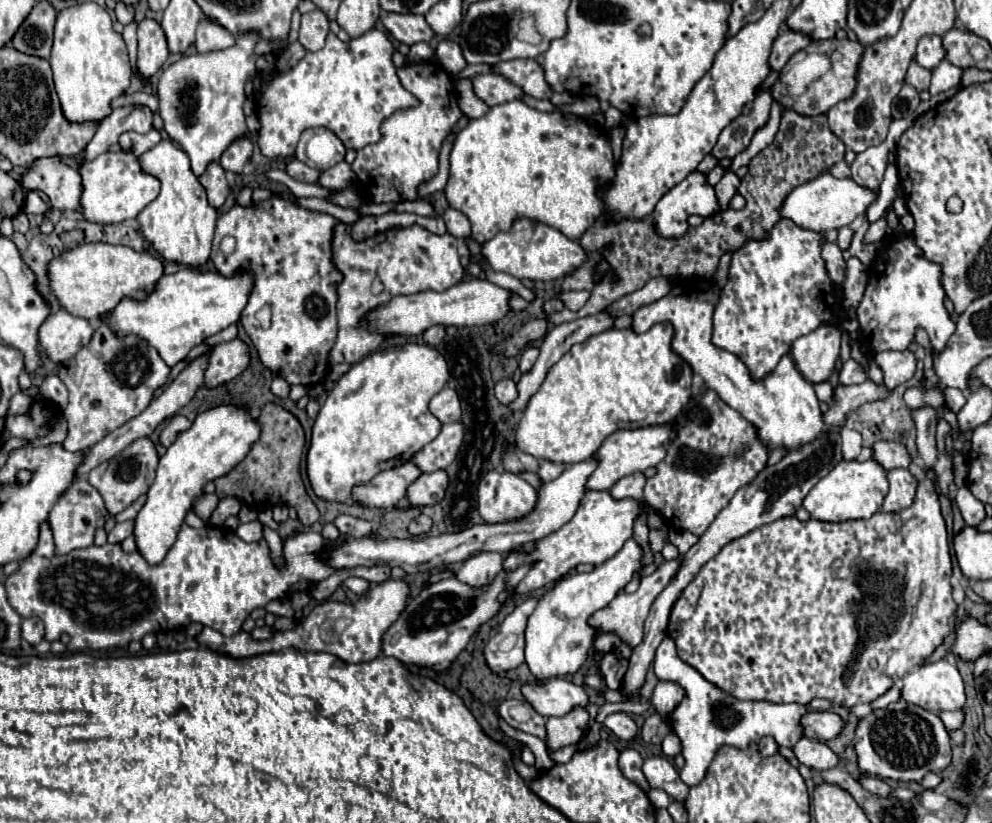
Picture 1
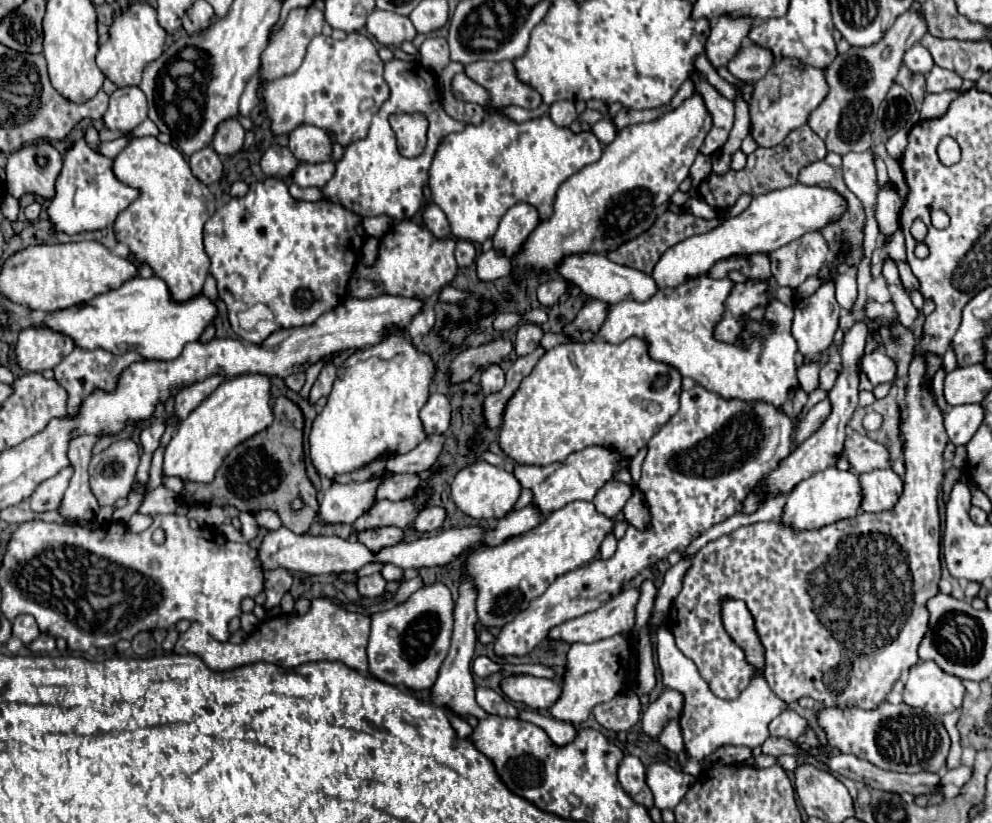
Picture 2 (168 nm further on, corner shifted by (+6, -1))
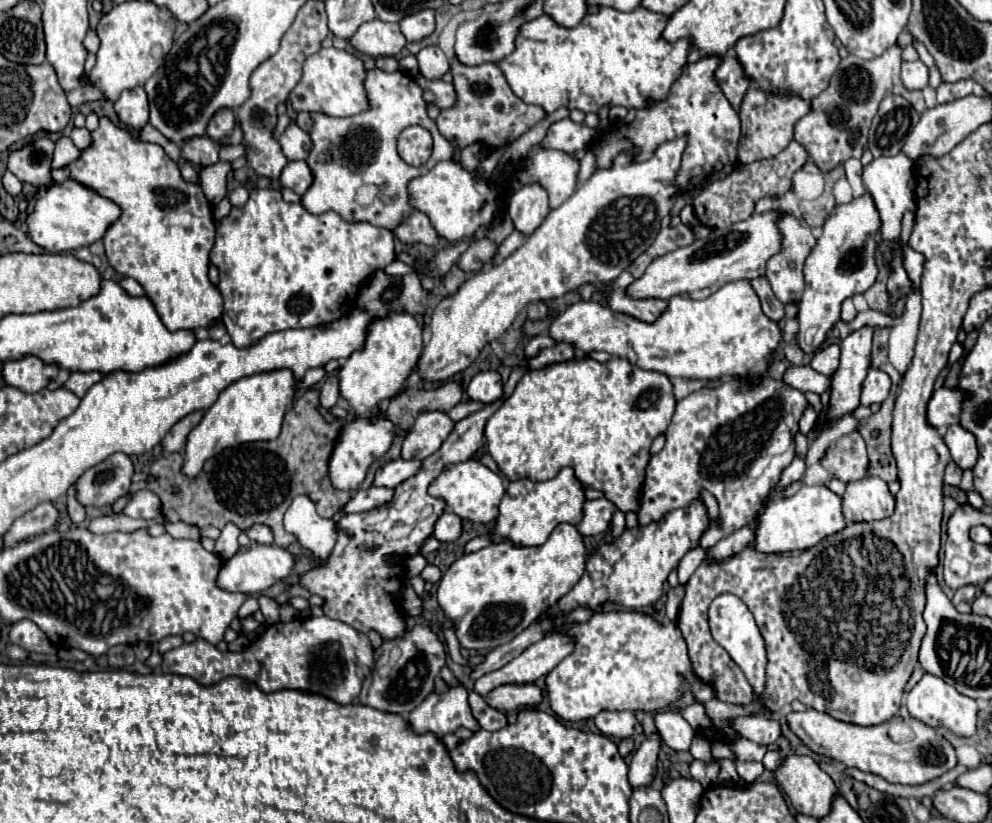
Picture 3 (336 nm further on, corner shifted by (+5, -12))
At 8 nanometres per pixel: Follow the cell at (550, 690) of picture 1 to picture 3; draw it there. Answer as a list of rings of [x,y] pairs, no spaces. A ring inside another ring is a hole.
[[[500,685],[492,689],[484,701],[498,711],[536,707],[542,701],[542,691],[536,685]]]

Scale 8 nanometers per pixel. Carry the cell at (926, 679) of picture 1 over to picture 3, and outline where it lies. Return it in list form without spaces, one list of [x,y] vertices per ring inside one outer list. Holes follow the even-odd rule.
[[[924,673],[924,677],[914,685],[914,689],[906,693],[906,707],[914,719],[920,719],[928,727],[946,727],[956,737],[972,737],[976,733],[976,701],[958,693],[952,685],[930,673]]]

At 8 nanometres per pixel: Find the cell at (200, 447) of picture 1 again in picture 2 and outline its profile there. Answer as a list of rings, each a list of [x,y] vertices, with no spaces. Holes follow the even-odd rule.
[[[241,374],[221,382],[221,386],[179,424],[165,448],[163,476],[177,476],[189,482],[213,482],[229,452],[273,422],[269,386],[269,378],[263,374]]]

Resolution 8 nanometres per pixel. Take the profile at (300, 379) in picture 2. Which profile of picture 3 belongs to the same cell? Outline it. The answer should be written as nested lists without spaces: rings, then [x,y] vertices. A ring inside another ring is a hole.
[[[324,367],[309,369],[303,379],[297,383],[297,389],[311,388],[318,383],[326,374]]]

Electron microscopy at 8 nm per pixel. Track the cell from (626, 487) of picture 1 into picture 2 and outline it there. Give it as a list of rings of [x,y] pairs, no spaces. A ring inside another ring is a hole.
[[[611,480],[597,492],[597,496],[593,498],[593,504],[597,512],[609,518],[615,518],[623,510],[629,498],[631,498],[631,486],[619,480]]]

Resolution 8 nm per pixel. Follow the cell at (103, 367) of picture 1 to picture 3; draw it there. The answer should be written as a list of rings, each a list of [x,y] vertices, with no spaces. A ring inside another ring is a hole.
[[[70,373],[68,381],[64,383],[66,389],[70,389],[72,393],[76,393],[78,397],[84,397],[84,393],[90,389],[90,385],[98,383],[102,379],[102,373]]]

